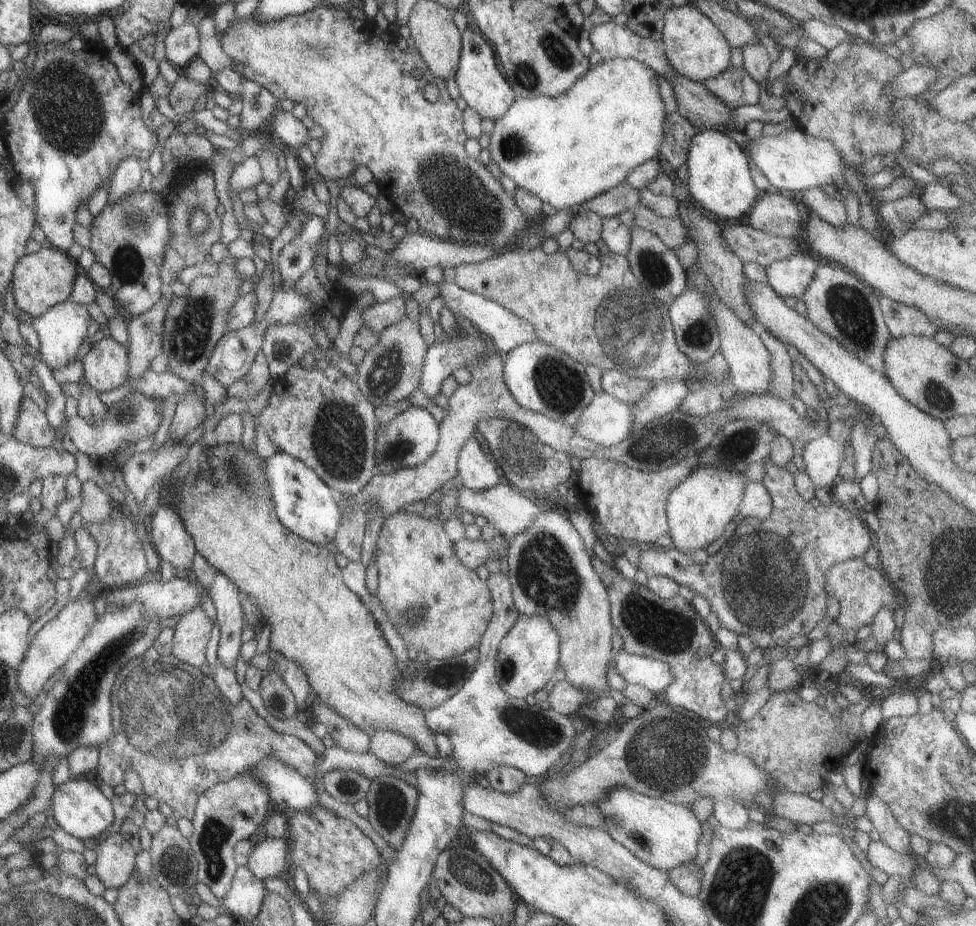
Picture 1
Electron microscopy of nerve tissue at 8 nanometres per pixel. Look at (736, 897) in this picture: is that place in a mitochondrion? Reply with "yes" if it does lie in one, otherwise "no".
yes

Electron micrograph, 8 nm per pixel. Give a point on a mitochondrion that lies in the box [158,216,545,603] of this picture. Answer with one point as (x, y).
(339, 440)

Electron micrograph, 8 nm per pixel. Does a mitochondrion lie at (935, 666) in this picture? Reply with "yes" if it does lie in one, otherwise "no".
no

